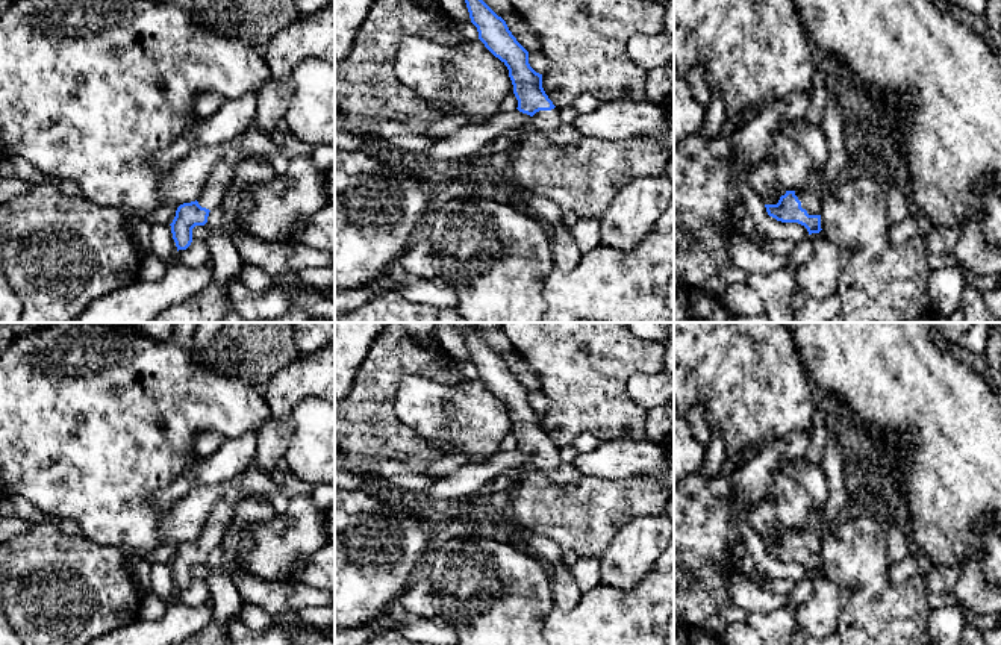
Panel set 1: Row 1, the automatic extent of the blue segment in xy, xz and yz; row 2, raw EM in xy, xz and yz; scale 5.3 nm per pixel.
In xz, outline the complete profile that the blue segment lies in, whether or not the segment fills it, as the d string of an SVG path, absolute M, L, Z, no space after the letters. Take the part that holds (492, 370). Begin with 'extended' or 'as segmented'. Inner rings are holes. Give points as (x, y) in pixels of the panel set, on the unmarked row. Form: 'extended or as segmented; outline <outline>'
extended; outline M465 332L471 362L479 379L509 409L518 450L532 456L532 468L547 474L557 486L577 485L583 474L560 460L560 448L553 444L542 427L542 413L529 403L529 391L516 380L506 360L498 356L477 333Z

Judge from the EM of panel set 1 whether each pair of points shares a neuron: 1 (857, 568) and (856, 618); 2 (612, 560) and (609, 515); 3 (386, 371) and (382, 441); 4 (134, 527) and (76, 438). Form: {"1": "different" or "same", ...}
{"1": "same", "2": "different", "3": "same", "4": "same"}

